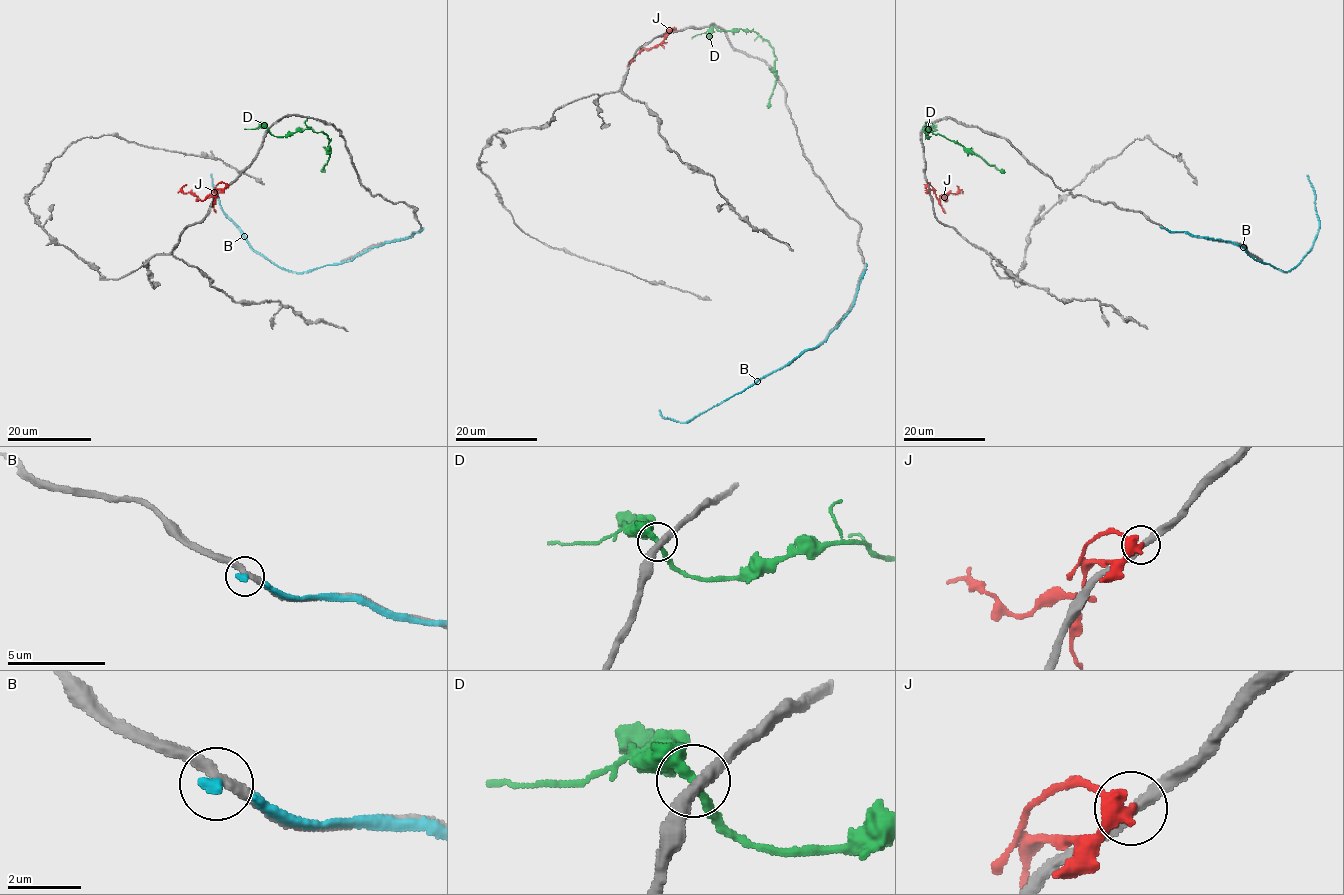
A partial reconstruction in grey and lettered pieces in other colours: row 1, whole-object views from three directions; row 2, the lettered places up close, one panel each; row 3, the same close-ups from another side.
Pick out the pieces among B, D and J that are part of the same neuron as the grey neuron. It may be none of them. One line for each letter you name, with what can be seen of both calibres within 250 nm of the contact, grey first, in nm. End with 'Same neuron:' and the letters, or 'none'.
Same neuron: none

